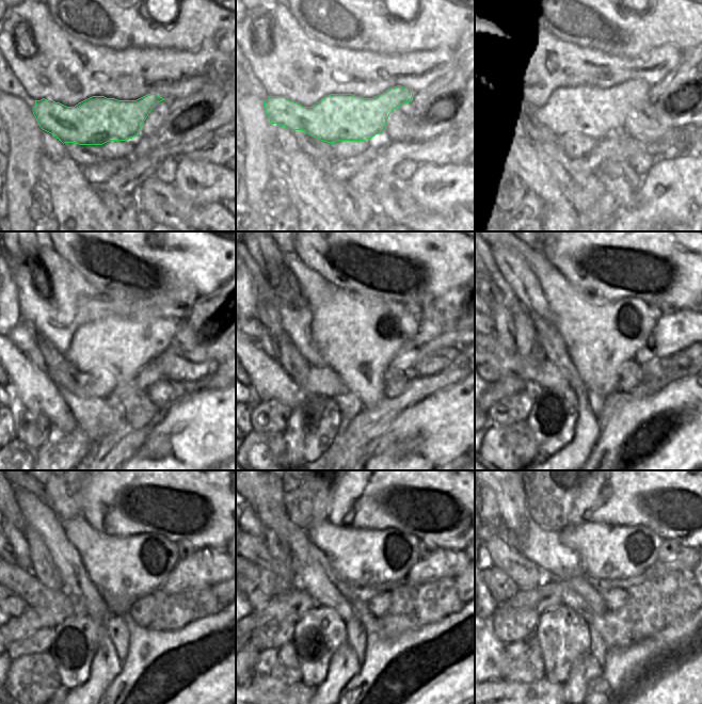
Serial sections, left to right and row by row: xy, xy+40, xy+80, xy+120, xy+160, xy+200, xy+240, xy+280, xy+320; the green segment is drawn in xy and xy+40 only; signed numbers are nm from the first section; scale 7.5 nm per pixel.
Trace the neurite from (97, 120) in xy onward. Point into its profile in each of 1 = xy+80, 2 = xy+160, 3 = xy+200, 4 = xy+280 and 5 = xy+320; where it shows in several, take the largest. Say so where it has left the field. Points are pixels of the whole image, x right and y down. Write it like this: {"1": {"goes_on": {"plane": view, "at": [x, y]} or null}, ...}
{"1": {"goes_on": {"plane": "xy+80", "at": [595, 112]}}, "2": {"goes_on": {"plane": "xy+160", "at": [356, 337]}}, "3": {"goes_on": {"plane": "xy+200", "at": [600, 335]}}, "4": {"goes_on": {"plane": "xy+280", "at": [362, 557]}}, "5": {"goes_on": {"plane": "xy+320", "at": [607, 552]}}}

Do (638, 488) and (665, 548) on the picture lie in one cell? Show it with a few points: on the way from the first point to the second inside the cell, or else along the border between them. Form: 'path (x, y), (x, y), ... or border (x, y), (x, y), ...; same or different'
border (663, 539), (671, 539), (682, 547); different

